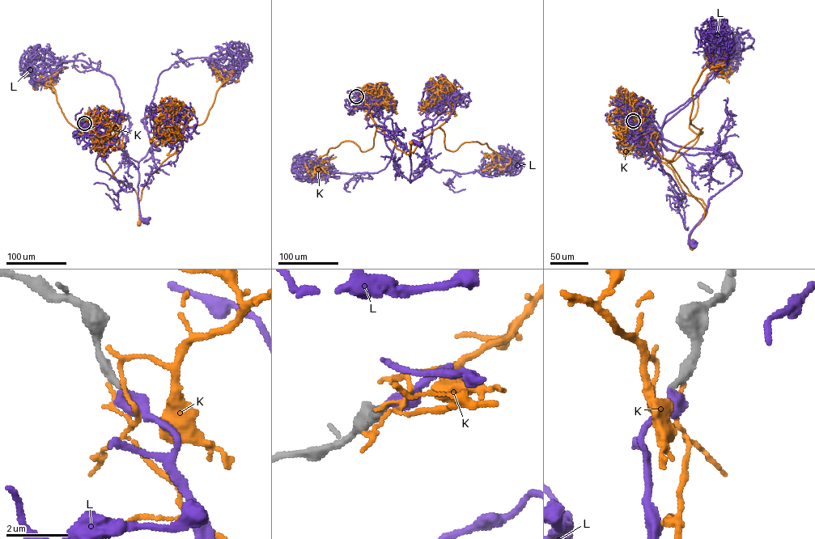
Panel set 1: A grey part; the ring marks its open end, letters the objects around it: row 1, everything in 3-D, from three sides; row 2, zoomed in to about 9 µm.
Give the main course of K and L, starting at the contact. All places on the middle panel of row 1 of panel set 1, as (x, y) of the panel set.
K: (355, 97), (368, 95), (363, 101), (369, 107), (371, 117), (397, 148), (409, 154), (410, 143)
L: (356, 96), (384, 124), (385, 142), (392, 154), (394, 167), (410, 182), (410, 147), (412, 140), (418, 143)

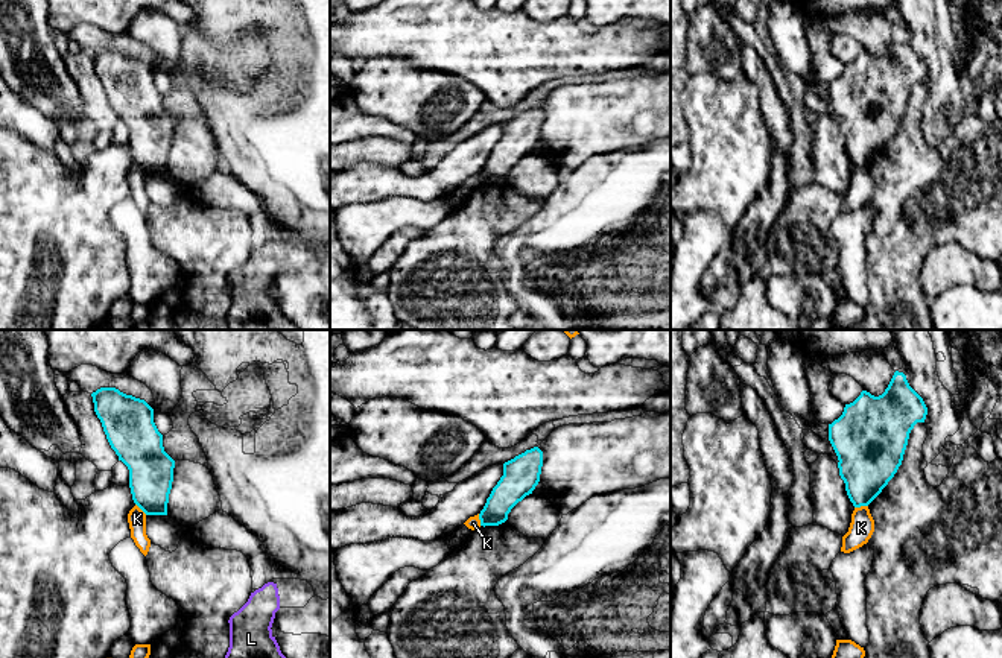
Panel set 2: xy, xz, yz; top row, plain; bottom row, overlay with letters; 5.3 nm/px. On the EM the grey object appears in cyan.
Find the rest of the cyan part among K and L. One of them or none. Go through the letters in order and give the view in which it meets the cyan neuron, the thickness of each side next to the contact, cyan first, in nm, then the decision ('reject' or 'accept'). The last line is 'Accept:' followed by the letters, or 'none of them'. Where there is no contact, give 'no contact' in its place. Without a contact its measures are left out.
K: yz | 320/130 nm | reject
L: no contact | accept
Accept: L

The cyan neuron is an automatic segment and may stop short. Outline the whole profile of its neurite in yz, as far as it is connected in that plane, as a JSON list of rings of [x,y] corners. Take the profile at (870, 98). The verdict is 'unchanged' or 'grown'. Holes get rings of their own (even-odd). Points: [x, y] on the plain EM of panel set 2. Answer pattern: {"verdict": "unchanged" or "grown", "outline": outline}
{"verdict": "unchanged", "outline": [[[896,30],[888,47],[879,56],[862,50],[842,74],[829,84],[829,100],[838,115],[839,135],[855,167],[868,166],[894,137],[902,125],[909,93],[917,82],[924,82],[927,67],[909,46],[906,35]]]}

